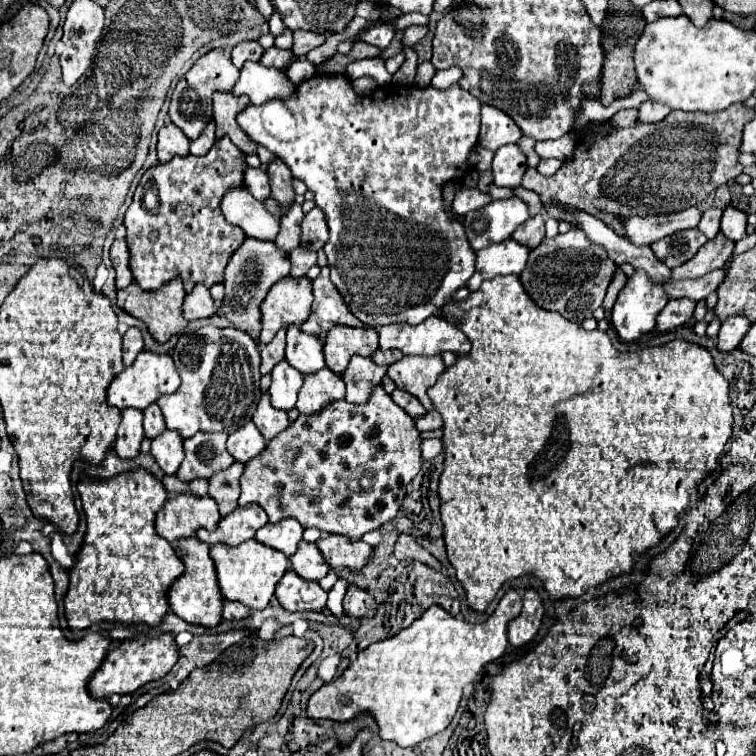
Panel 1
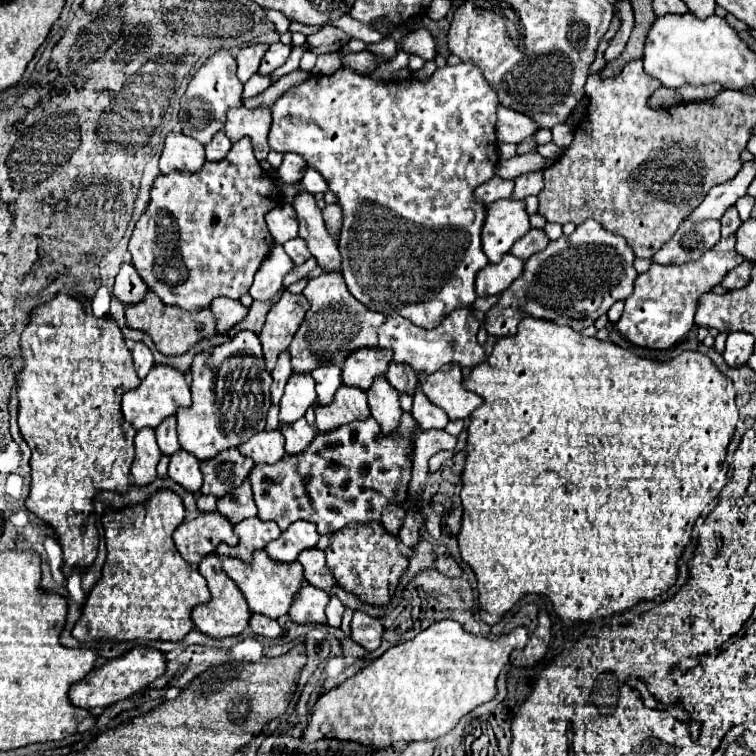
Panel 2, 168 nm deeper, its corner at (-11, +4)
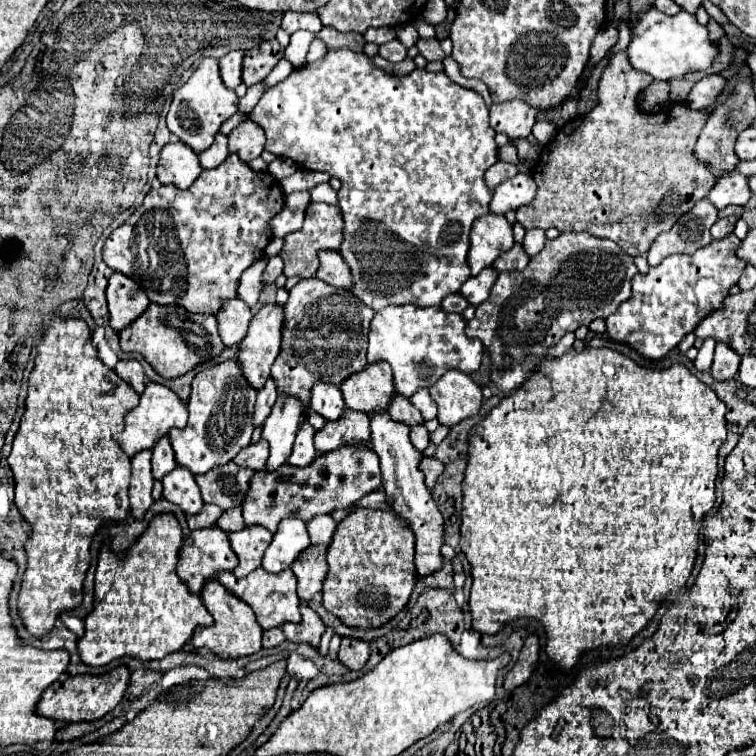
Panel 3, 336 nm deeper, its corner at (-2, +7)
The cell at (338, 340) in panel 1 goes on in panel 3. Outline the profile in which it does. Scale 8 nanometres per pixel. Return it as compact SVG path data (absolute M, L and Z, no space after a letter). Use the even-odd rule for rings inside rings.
M377 362L375 366L367 366L367 370L353 374L341 386L345 406L351 410L359 410L365 414L385 412L393 396L397 394L393 386L391 366L387 362Z

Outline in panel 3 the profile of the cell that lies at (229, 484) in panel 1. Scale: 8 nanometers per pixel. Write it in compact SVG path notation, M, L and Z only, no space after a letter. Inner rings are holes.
M237 506L235 510L227 510L223 512L223 516L217 520L217 526L223 530L223 532L235 532L235 530L243 530L245 528L245 522L243 522L243 516L241 516L241 506Z

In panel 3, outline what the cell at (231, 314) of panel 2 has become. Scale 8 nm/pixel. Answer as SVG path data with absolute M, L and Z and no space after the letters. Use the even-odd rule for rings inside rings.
M241 300L223 302L223 314L217 314L219 320L219 336L225 346L239 344L243 334L247 332L247 324L253 318L249 306Z

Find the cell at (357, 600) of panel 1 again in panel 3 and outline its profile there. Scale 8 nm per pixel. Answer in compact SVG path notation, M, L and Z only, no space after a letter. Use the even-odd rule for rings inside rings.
M343 638L341 648L337 654L339 662L347 666L349 670L361 670L369 658L369 644L363 640L353 640L353 638Z

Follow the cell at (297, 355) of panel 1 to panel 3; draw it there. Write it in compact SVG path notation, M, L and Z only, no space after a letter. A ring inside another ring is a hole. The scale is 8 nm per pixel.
M317 382L315 390L311 390L311 408L321 414L325 420L339 420L345 412L345 402L341 390L337 386L327 386L325 382Z

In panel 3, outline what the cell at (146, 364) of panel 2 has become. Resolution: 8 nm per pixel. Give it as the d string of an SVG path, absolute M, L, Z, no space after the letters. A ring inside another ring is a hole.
M123 360L123 362L119 362L115 372L117 372L139 396L143 394L143 390L145 390L145 386L147 386L149 380L145 378L143 368L141 368L141 364L139 364L137 360Z

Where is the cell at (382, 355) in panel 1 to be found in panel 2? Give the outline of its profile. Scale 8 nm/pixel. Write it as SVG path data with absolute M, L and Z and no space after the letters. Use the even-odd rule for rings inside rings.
M390 363L388 371L386 371L386 377L388 381L392 383L394 389L398 391L408 391L410 395L416 391L418 383L416 383L416 371L412 365L408 363Z

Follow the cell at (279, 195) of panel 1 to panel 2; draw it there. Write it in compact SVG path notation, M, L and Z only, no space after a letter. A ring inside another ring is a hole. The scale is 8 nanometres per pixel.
M298 191L292 207L298 215L298 235L308 241L308 249L318 259L318 265L322 265L326 271L340 271L340 253L336 239L328 235L322 221L322 211L318 209L314 195L308 191Z

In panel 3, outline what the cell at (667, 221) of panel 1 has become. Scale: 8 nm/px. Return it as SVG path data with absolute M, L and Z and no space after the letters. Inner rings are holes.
M737 170L727 174L727 178L723 178L723 182L717 182L711 190L711 202L723 210L731 204L735 206L745 206L751 198L751 190L749 190L749 184L747 184L747 176L739 174Z

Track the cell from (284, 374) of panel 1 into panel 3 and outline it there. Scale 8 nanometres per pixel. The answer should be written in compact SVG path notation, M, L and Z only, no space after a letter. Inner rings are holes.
M277 398L261 434L263 440L267 440L271 446L267 470L273 472L287 462L293 450L297 430L299 430L299 402L291 402L291 398Z

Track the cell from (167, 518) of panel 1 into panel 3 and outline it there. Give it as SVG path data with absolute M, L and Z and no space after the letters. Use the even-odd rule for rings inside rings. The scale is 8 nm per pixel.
M217 526L191 532L193 542L183 544L177 576L187 584L191 594L201 596L205 582L217 578L223 570L233 570L239 560L229 544L227 534Z

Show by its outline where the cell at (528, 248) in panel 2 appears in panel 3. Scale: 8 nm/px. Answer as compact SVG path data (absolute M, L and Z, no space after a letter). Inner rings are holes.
M515 244L507 254L503 254L503 258L493 262L493 268L501 274L501 272L511 272L511 270L523 270L529 262L529 256L523 252L521 244Z

